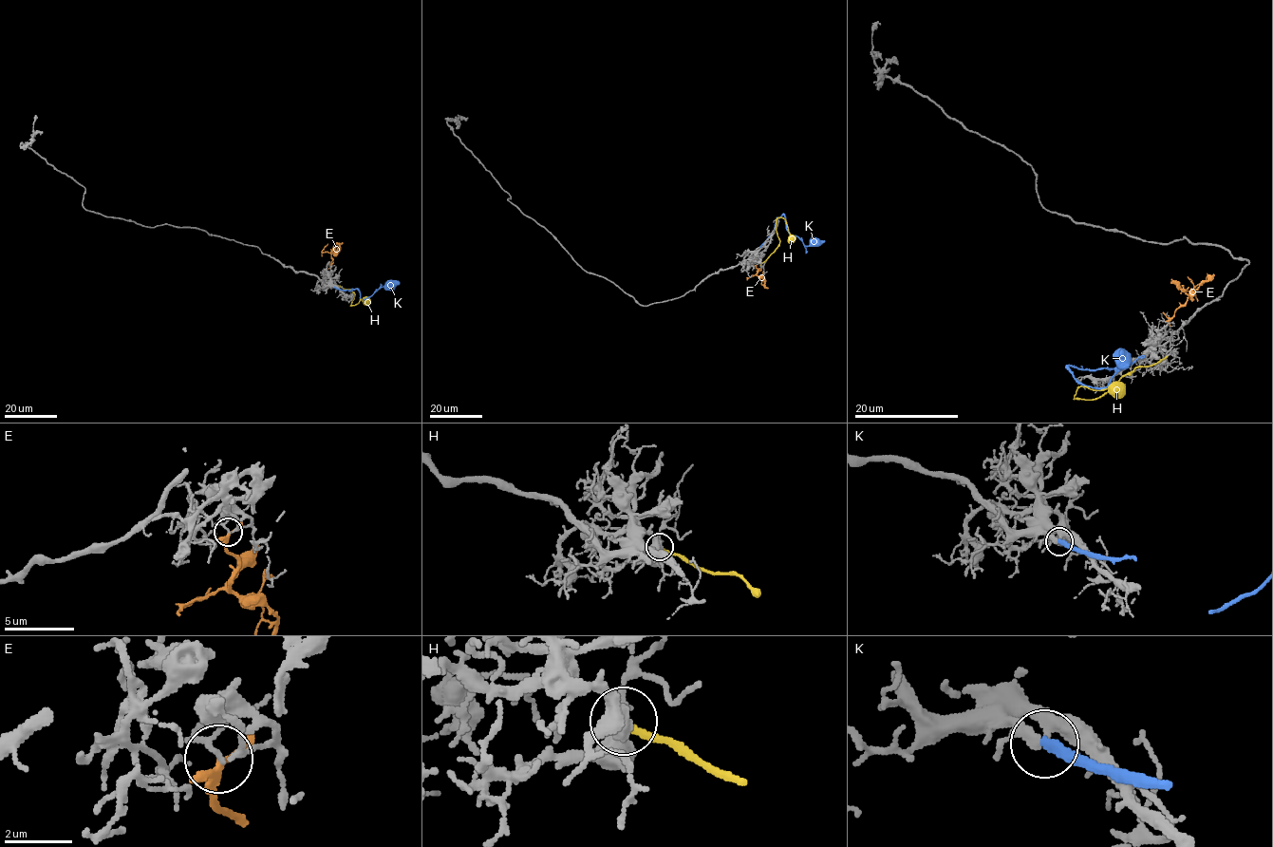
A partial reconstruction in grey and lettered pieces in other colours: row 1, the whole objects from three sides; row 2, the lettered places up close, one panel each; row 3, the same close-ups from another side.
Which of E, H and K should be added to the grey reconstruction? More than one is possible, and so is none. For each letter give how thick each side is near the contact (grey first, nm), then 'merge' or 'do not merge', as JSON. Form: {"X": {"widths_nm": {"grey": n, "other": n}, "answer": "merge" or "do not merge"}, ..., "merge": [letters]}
{"E": {"widths_nm": {"grey": 90, "other": 180}, "answer": "do not merge"}, "H": {"widths_nm": {"grey": 280, "other": 240}, "answer": "do not merge"}, "K": {"widths_nm": {"grey": 200, "other": 320}, "answer": "merge"}, "merge": ["K"]}

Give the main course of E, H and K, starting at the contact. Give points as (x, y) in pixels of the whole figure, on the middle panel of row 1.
E: (757, 264), (757, 274), (768, 288)
H: (760, 264), (779, 242), (776, 231), (777, 217), (786, 220), (788, 239), (793, 242)
K: (759, 247), (773, 233), (775, 223), (783, 215), (787, 230), (806, 246), (819, 245), (824, 240)

